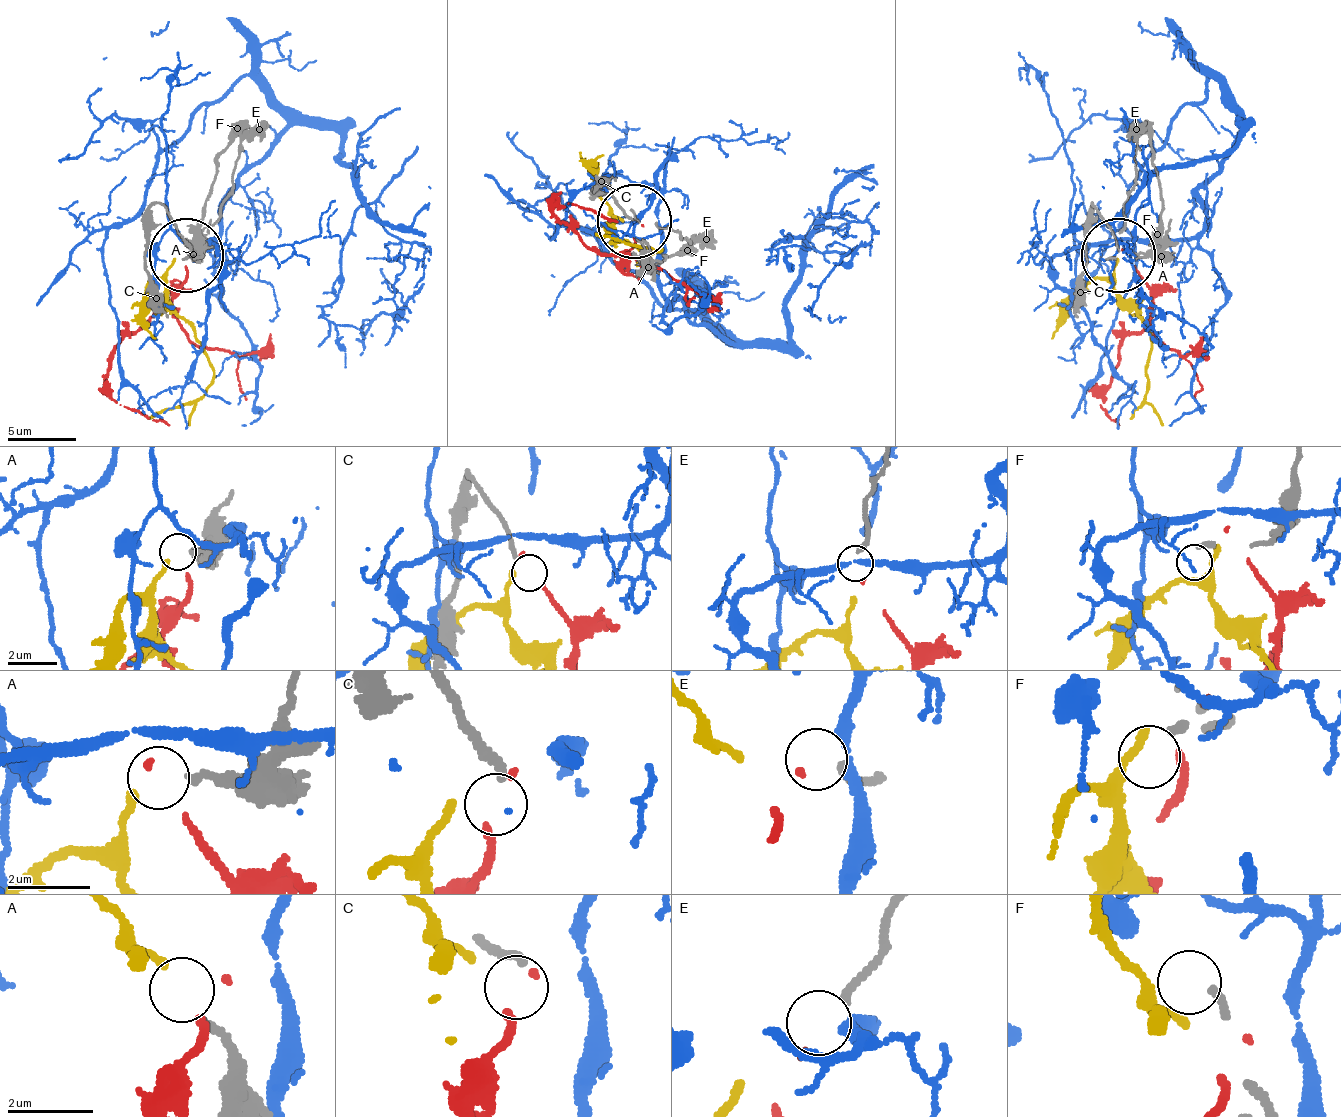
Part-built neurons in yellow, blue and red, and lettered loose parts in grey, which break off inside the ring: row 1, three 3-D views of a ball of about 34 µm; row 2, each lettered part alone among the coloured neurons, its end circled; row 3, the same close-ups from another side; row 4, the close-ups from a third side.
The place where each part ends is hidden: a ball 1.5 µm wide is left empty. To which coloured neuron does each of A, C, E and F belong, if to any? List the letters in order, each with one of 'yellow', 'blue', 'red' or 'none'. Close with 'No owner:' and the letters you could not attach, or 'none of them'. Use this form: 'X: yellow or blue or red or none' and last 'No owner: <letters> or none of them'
A: yellow
C: none
E: red
F: none
No owner: C, F

